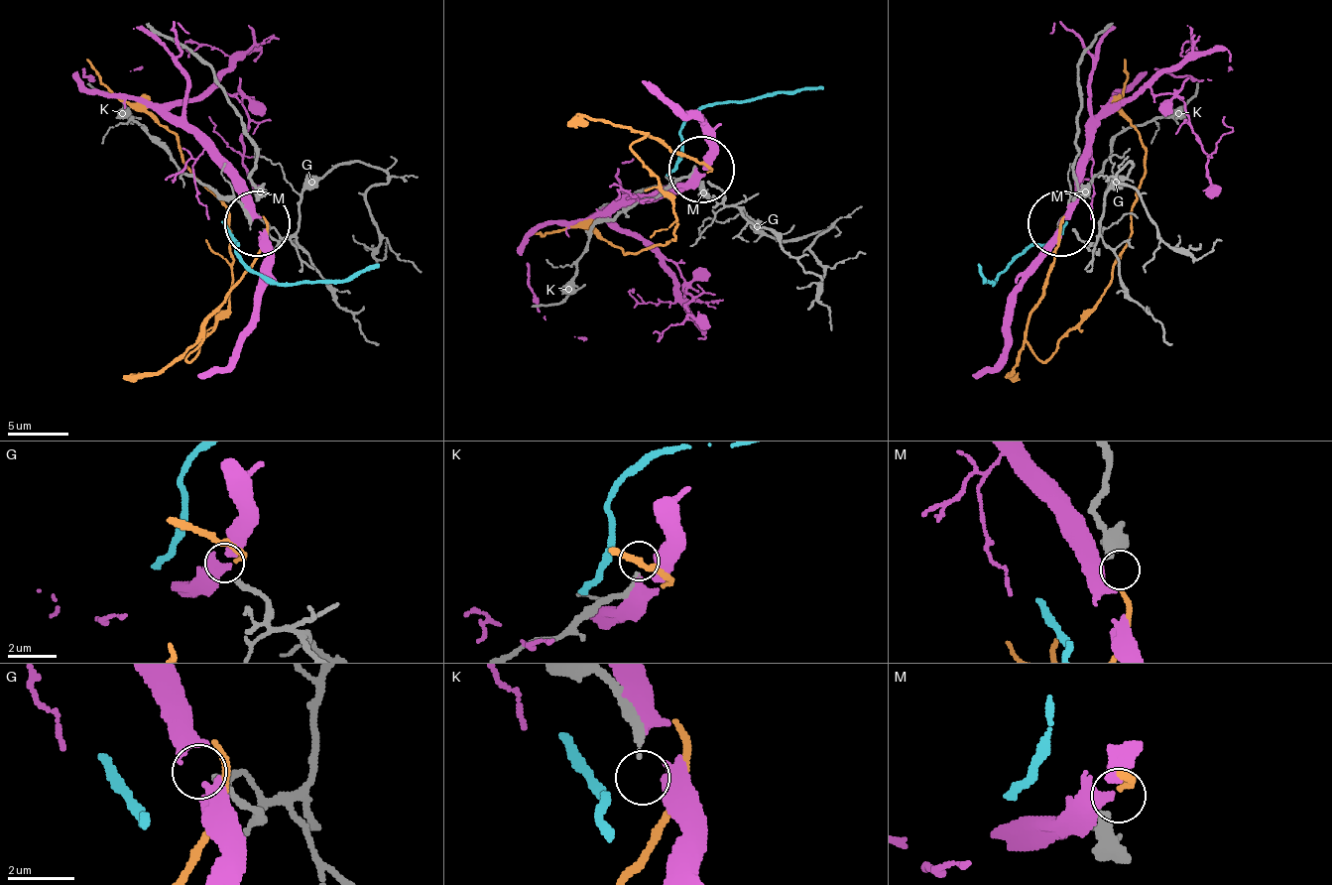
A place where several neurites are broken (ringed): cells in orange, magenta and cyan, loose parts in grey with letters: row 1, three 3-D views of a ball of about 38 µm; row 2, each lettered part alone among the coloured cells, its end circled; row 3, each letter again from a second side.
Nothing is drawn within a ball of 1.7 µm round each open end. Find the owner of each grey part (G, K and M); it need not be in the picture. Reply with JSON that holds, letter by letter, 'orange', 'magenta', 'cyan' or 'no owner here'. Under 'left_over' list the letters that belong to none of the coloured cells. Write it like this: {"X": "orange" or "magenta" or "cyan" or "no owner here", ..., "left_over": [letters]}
{"G": "magenta", "K": "no owner here", "M": "orange", "left_over": ["K"]}

